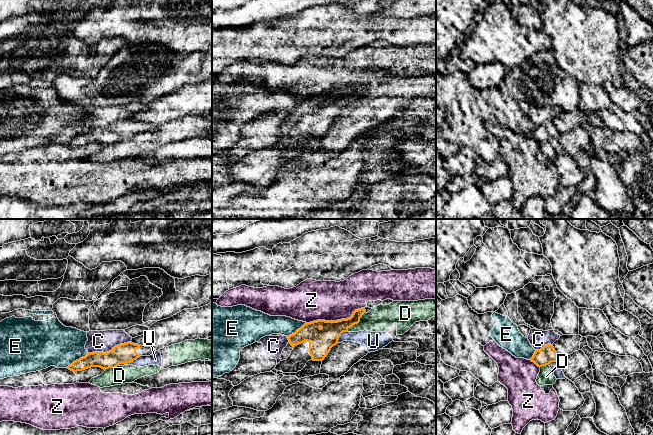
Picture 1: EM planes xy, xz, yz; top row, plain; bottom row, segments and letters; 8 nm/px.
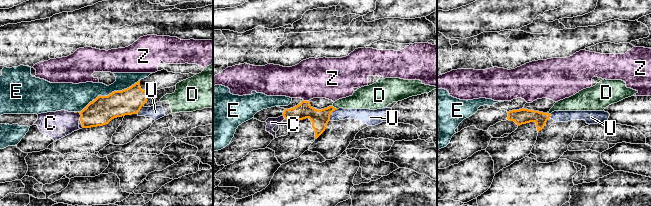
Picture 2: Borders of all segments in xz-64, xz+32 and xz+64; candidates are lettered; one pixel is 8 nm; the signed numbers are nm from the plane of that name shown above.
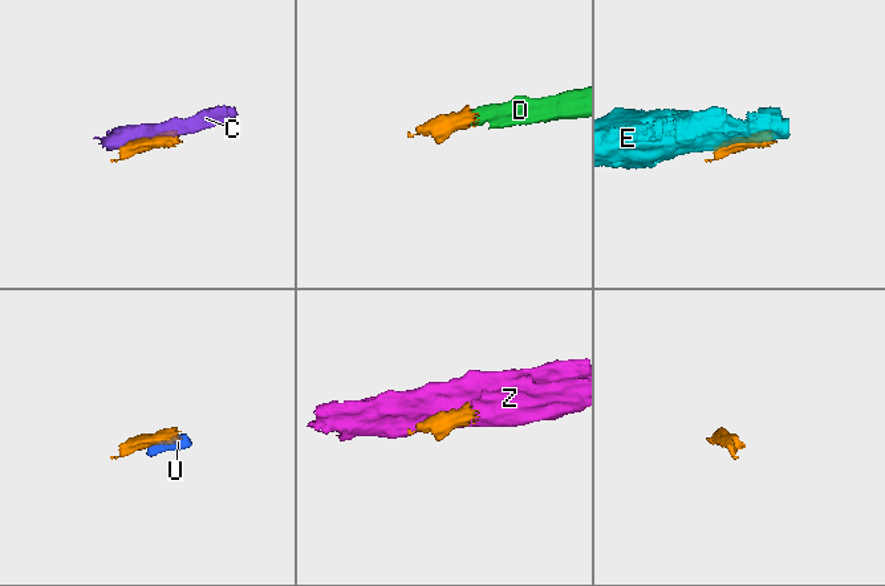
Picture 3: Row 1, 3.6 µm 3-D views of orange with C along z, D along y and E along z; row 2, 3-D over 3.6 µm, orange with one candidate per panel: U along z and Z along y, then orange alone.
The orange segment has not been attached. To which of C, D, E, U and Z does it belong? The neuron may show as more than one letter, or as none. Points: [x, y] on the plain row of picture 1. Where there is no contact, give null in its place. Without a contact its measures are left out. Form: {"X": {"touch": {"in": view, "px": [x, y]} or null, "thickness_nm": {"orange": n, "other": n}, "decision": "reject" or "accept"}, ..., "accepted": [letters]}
{"C": {"touch": {"in": "xy", "px": [109, 127]}, "thickness_nm": {"orange": 160, "other": 180}, "decision": "reject"}, "D": {"touch": {"in": "xz", "px": [357, 99]}, "thickness_nm": {"orange": 170, "other": 200}, "decision": "reject"}, "E": {"touch": {"in": "xy", "px": [77, 136]}, "thickness_nm": {"orange": 130, "other": 360}, "decision": "reject"}, "U": {"touch": {"in": "xy", "px": [128, 138]}, "thickness_nm": {"orange": 160, "other": 100}, "decision": "reject"}, "Z": {"touch": {"in": "xz", "px": [335, 97]}, "thickness_nm": {"orange": 200, "other": 320}, "decision": "reject"}, "accepted": []}

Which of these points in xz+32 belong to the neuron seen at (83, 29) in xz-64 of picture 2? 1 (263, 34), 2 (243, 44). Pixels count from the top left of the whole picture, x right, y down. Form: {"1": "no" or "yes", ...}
{"1": "yes", "2": "yes"}

